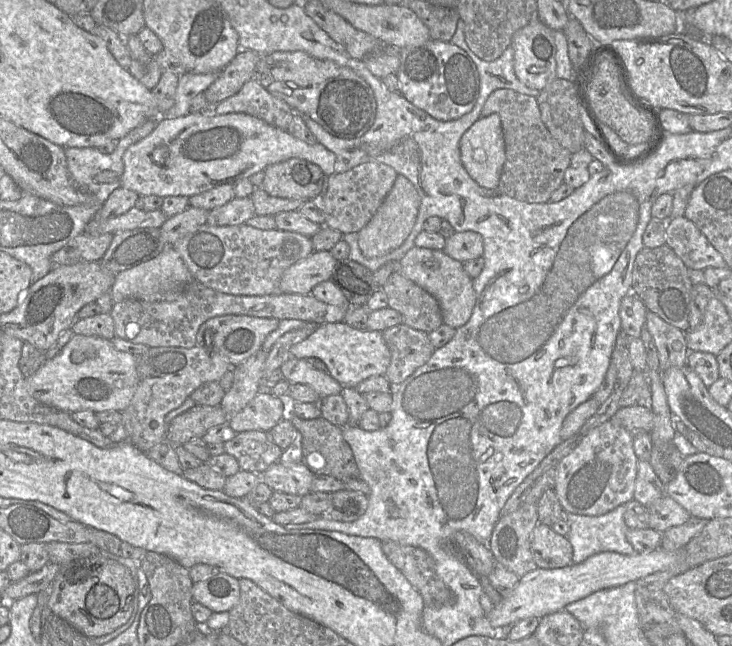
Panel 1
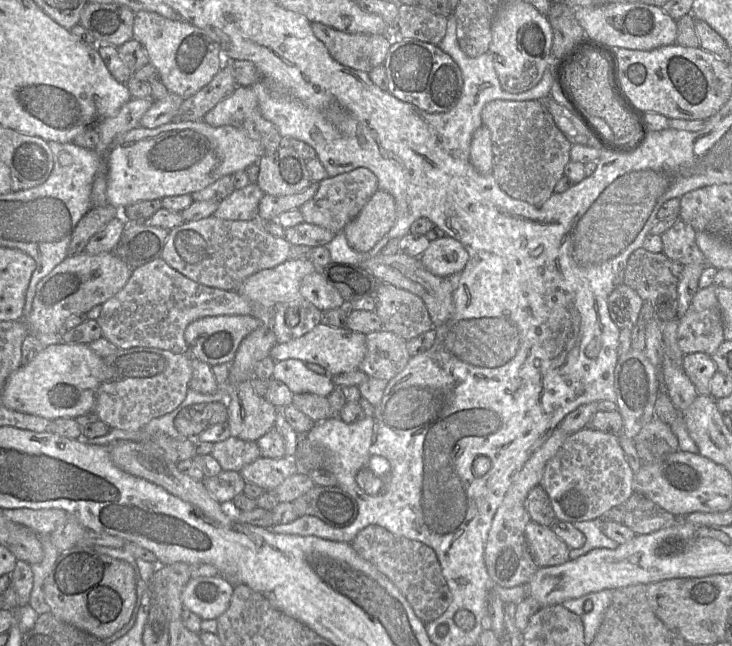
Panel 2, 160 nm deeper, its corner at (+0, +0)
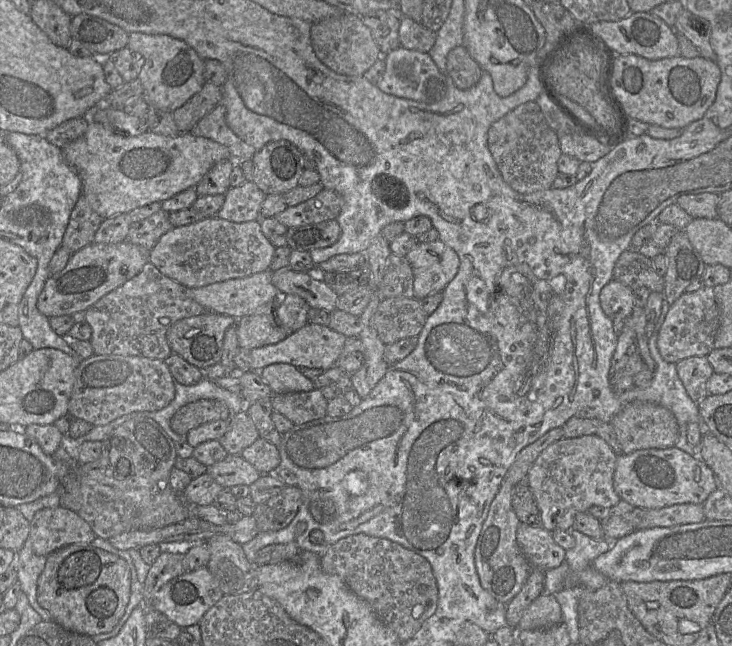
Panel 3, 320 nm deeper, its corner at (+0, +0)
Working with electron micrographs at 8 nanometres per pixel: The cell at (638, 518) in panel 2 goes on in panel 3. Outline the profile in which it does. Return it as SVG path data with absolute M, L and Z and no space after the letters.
M621 500L609 509L607 516L600 520L605 539L617 540L637 530L646 509Z

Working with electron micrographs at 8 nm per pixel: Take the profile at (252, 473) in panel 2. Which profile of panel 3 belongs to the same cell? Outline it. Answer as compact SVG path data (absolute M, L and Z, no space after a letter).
M230 455L224 461L217 462L208 468L208 473L224 489L230 489L236 485L251 485L261 473L246 461L242 455Z

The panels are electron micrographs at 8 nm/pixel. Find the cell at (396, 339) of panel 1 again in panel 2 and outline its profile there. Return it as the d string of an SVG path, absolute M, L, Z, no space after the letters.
M386 330L366 334L366 354L358 369L369 377L390 381L411 358L406 341Z

